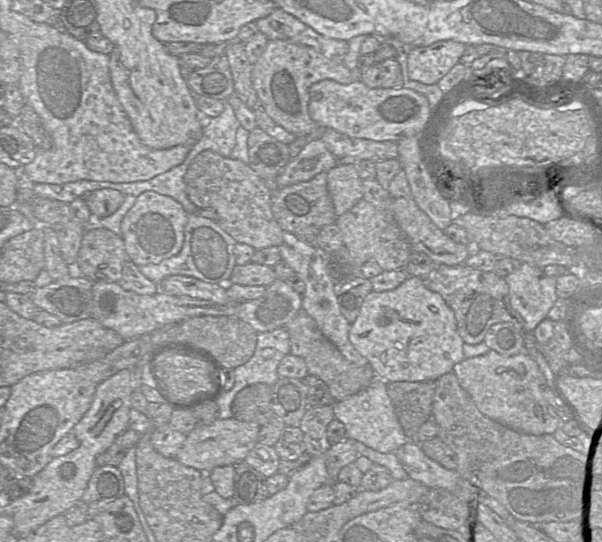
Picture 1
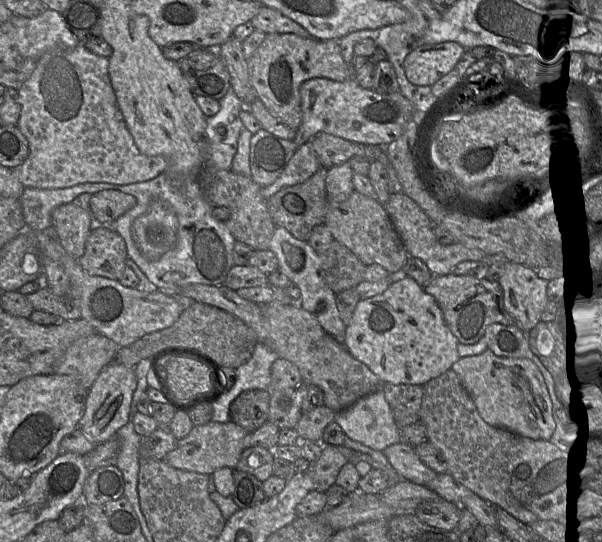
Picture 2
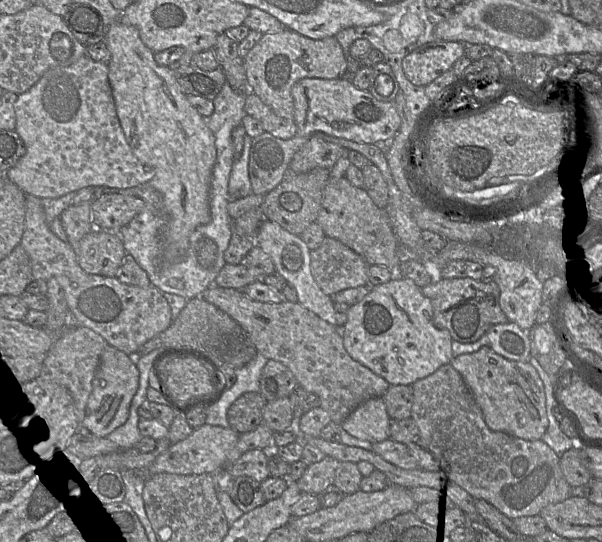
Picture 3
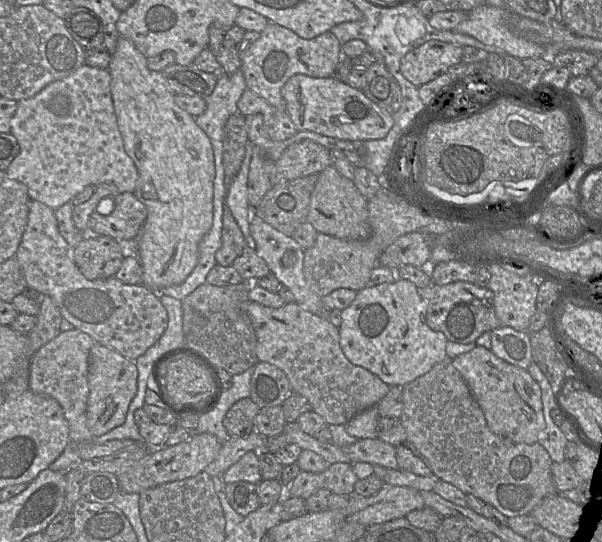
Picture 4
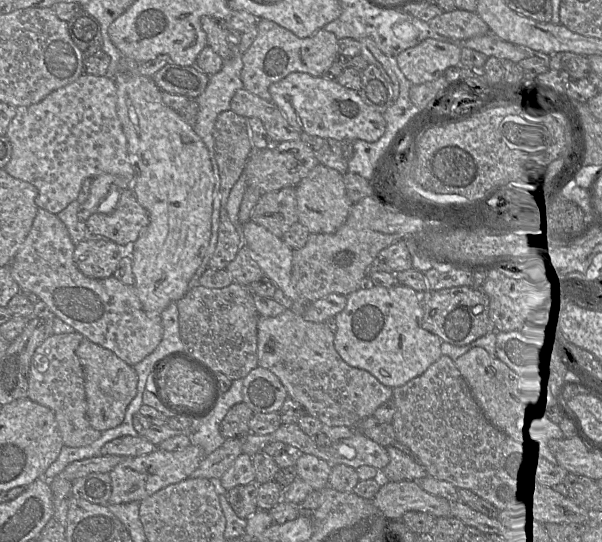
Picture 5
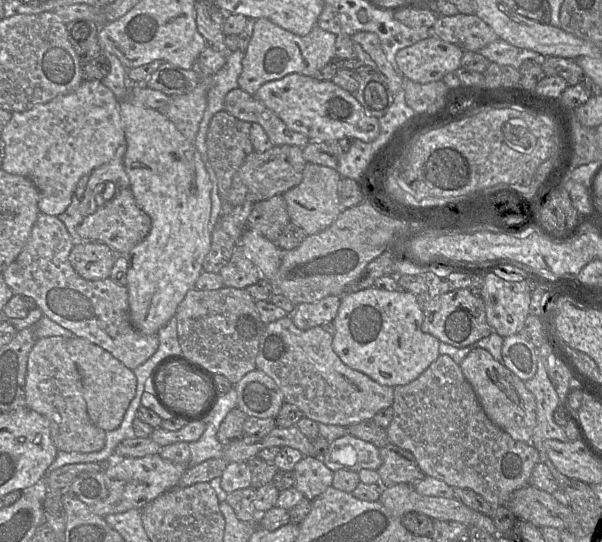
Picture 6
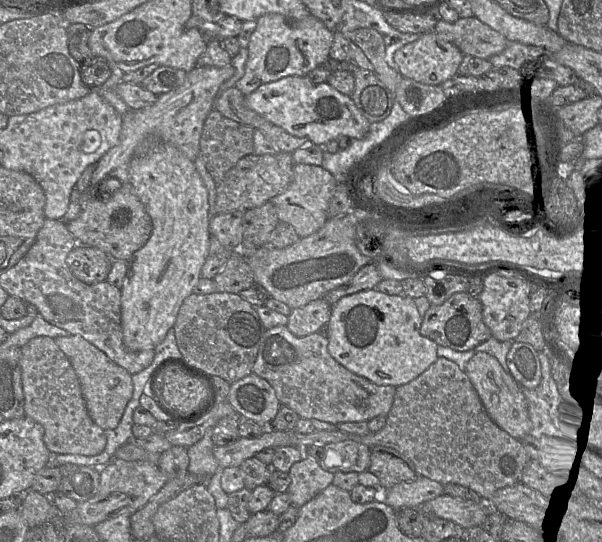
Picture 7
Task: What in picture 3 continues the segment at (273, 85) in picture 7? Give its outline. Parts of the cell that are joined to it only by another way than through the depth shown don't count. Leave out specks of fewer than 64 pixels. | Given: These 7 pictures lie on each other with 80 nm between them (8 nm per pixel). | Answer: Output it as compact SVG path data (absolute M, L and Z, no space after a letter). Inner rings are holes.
M303 78L293 85L291 95L297 136L310 137L315 132L322 132L355 142L375 144L391 140L401 126L393 101L377 100L368 90L357 88L348 79Z

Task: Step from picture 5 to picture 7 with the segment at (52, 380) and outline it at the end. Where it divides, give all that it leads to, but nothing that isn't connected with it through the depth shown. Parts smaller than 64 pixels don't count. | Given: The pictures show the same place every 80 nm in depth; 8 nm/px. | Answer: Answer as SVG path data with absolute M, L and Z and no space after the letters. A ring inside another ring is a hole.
M38 336L21 347L20 365L25 397L25 415L44 428L44 442L52 454L94 456L107 444L105 430L91 419L83 398L79 378L55 340Z

